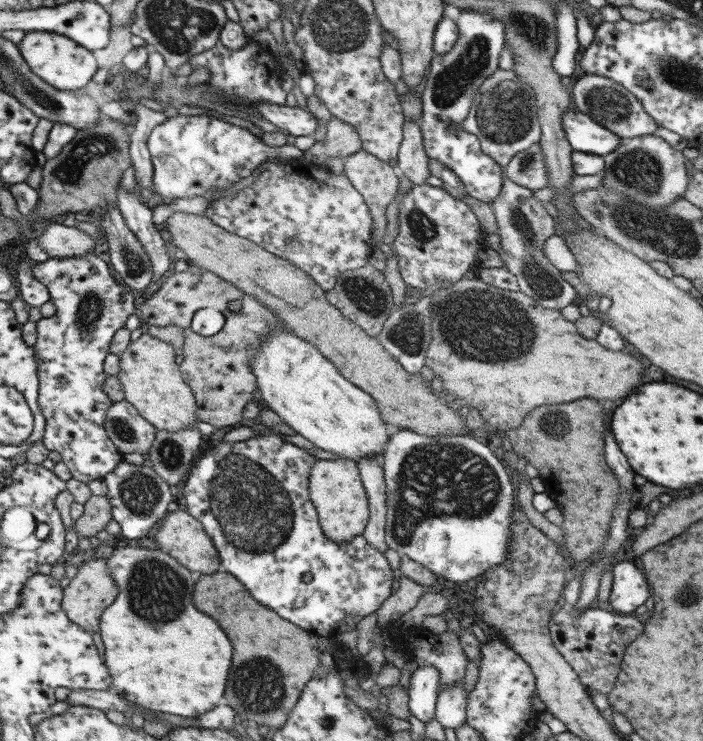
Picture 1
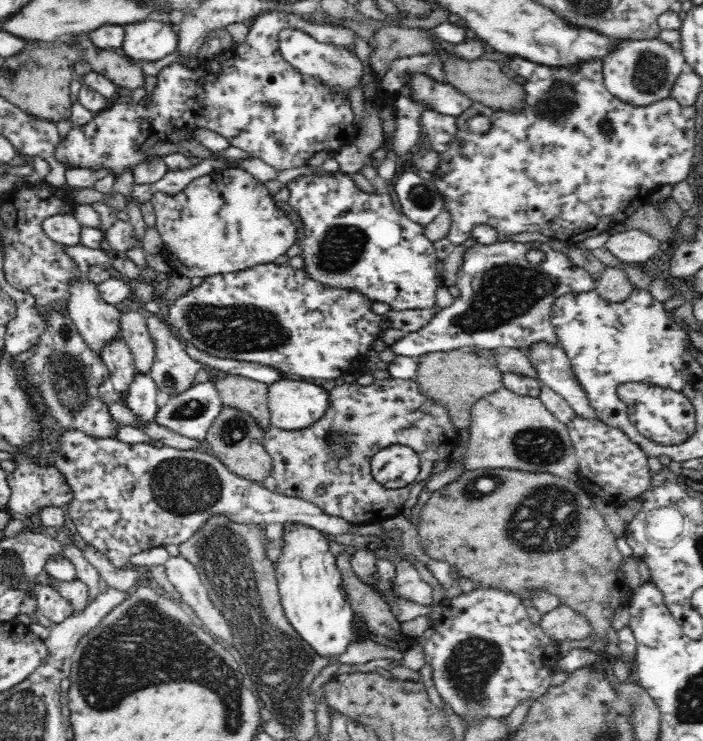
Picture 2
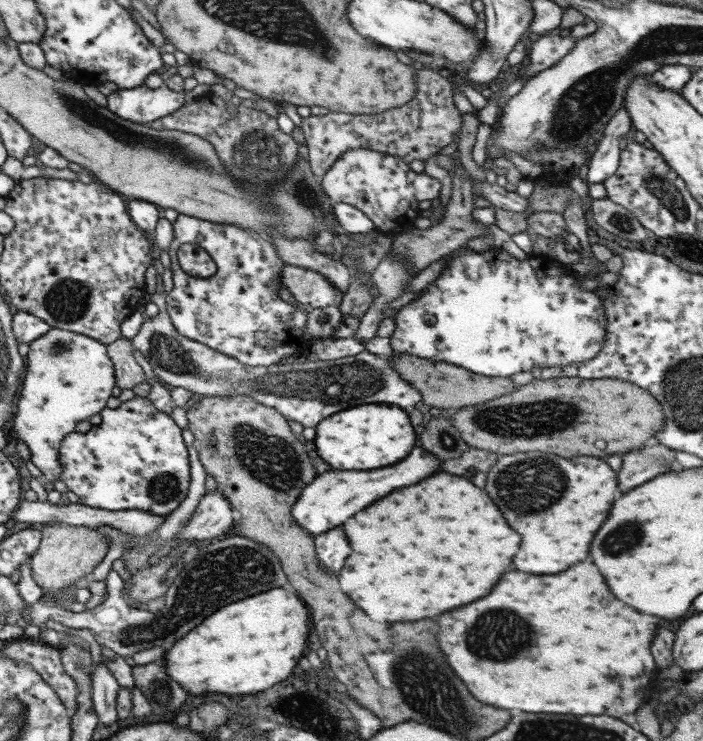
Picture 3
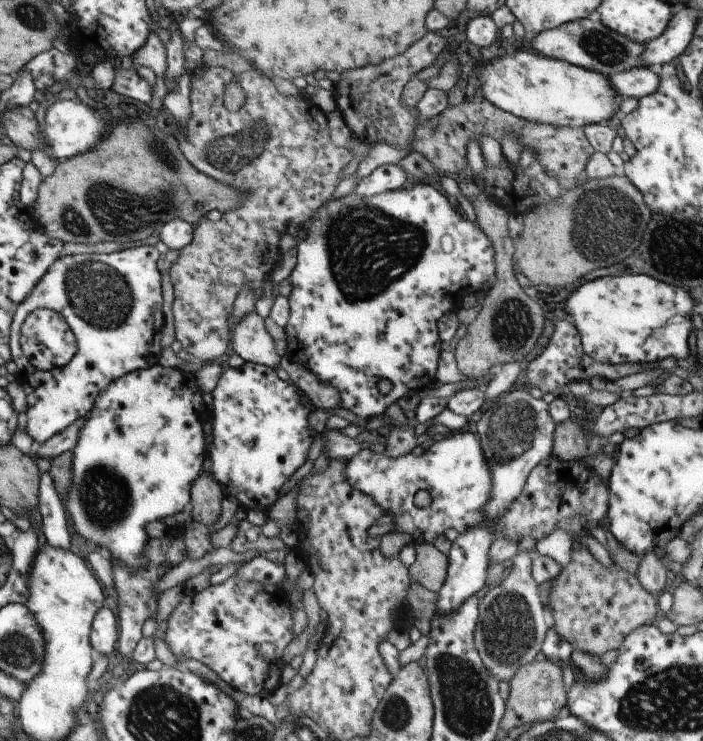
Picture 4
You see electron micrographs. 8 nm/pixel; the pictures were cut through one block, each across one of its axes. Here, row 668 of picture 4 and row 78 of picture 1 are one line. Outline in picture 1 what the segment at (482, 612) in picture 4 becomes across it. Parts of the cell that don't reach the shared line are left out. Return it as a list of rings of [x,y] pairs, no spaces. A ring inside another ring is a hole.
[[[498,67],[482,83],[472,103],[471,117],[466,128],[479,138],[482,152],[503,168],[503,188],[491,203],[501,237],[499,256],[504,260],[504,267],[516,277],[520,291],[540,306],[560,311],[572,305],[579,296],[542,250],[543,242],[555,232],[553,213],[547,204],[534,197],[530,189],[520,188],[519,184],[513,183],[504,173],[505,166],[515,154],[530,148],[541,139],[536,93],[530,85],[520,81],[513,69]]]

